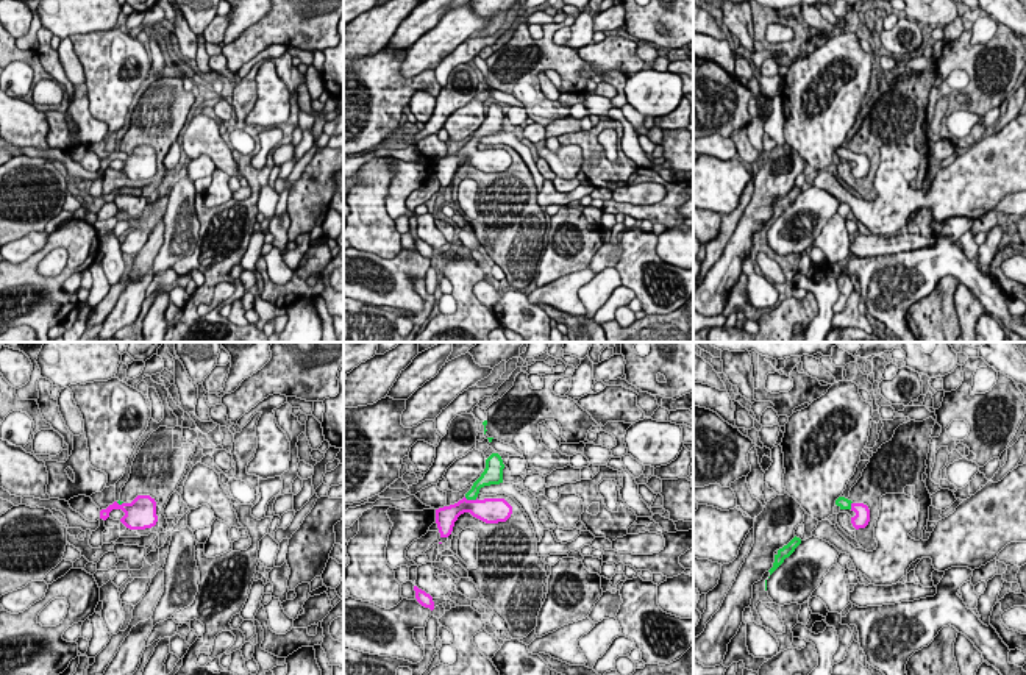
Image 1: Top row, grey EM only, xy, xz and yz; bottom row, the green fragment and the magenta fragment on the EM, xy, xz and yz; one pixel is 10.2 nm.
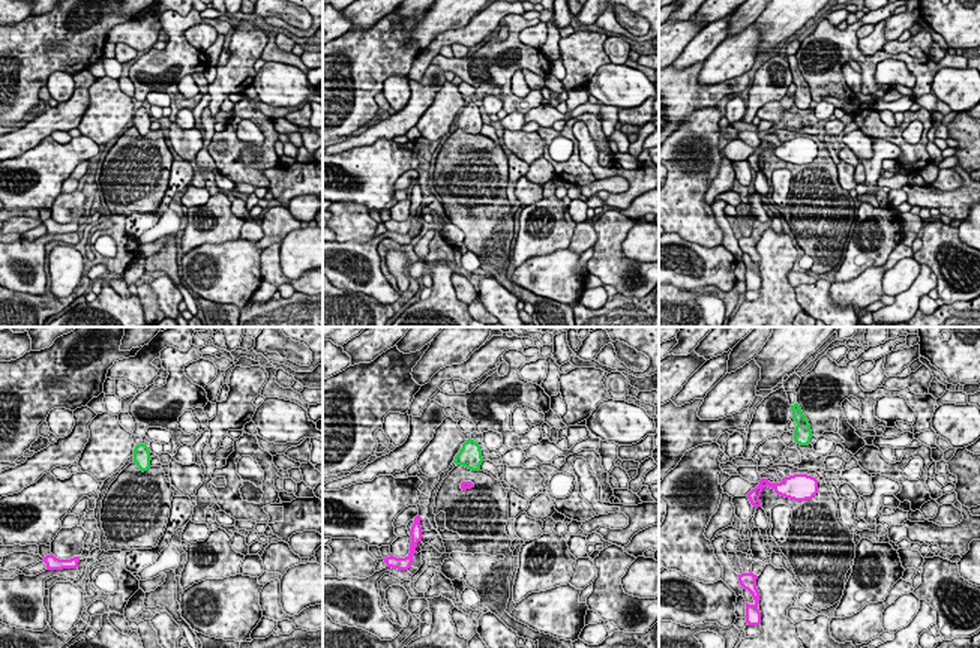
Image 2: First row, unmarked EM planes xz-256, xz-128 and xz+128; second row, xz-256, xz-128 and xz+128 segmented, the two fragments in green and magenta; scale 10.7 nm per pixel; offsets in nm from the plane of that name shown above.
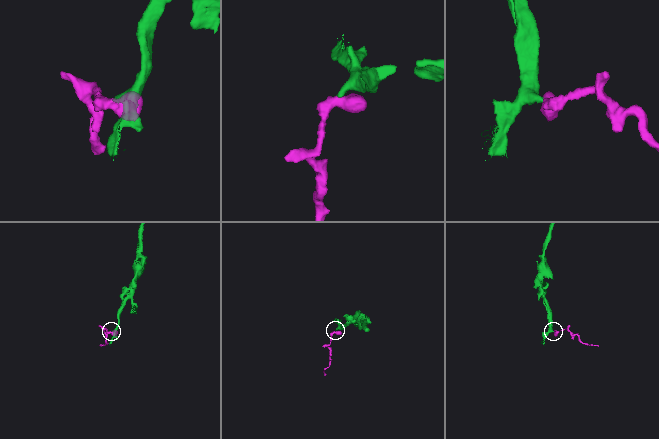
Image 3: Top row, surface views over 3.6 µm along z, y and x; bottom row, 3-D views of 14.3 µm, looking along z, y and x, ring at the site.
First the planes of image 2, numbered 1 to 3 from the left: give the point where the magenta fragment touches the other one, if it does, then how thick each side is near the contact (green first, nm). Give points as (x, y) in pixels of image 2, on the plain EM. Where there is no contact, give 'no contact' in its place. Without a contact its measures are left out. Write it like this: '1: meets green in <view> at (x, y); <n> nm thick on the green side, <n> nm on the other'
1: no contact
2: no contact
3: no contact

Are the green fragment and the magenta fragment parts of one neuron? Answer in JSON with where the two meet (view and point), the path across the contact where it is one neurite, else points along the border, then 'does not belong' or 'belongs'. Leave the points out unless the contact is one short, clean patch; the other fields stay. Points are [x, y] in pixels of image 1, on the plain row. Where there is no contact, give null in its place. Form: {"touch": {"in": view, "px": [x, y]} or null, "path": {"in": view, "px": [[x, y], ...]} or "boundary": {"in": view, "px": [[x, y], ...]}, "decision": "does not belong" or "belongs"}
{"touch": {"in": "xz", "px": [470, 149]}, "path": {"in": "xz", "px": [[484, 130], [470, 149], [481, 160], [489, 160]]}, "decision": "belongs"}

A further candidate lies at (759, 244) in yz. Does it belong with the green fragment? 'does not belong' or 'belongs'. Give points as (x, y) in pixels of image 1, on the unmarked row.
belongs

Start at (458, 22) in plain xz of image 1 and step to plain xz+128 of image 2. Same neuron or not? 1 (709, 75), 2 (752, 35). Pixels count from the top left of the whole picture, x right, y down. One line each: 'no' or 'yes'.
1: yes
2: yes

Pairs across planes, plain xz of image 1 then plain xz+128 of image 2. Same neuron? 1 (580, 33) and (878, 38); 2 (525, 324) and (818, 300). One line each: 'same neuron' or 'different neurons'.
1: same neuron
2: same neuron

